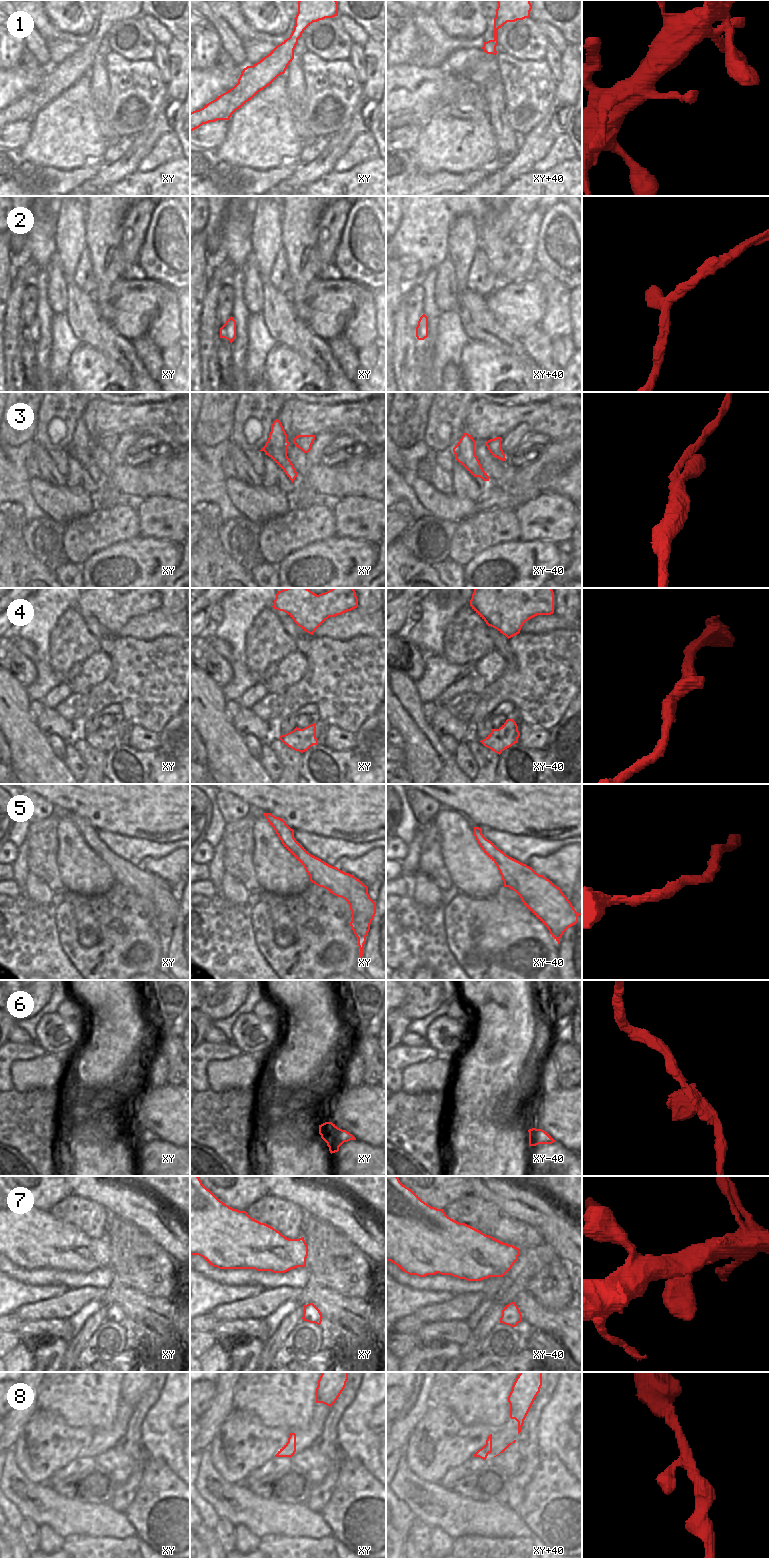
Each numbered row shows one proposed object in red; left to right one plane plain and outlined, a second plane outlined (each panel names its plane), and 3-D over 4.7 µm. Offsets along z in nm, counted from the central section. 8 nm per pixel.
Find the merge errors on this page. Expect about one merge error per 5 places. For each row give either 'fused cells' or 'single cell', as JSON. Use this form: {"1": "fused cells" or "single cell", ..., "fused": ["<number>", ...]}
{"1": "single cell", "2": "single cell", "3": "single cell", "4": "single cell", "5": "single cell", "6": "single cell", "7": "single cell", "8": "single cell", "fused": []}

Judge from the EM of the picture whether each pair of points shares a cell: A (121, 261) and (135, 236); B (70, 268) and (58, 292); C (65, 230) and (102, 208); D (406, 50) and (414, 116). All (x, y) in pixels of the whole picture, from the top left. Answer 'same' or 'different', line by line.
A: same
B: different
C: different
D: different

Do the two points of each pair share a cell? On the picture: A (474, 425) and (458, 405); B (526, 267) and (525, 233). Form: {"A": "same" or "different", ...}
{"A": "different", "B": "same"}

